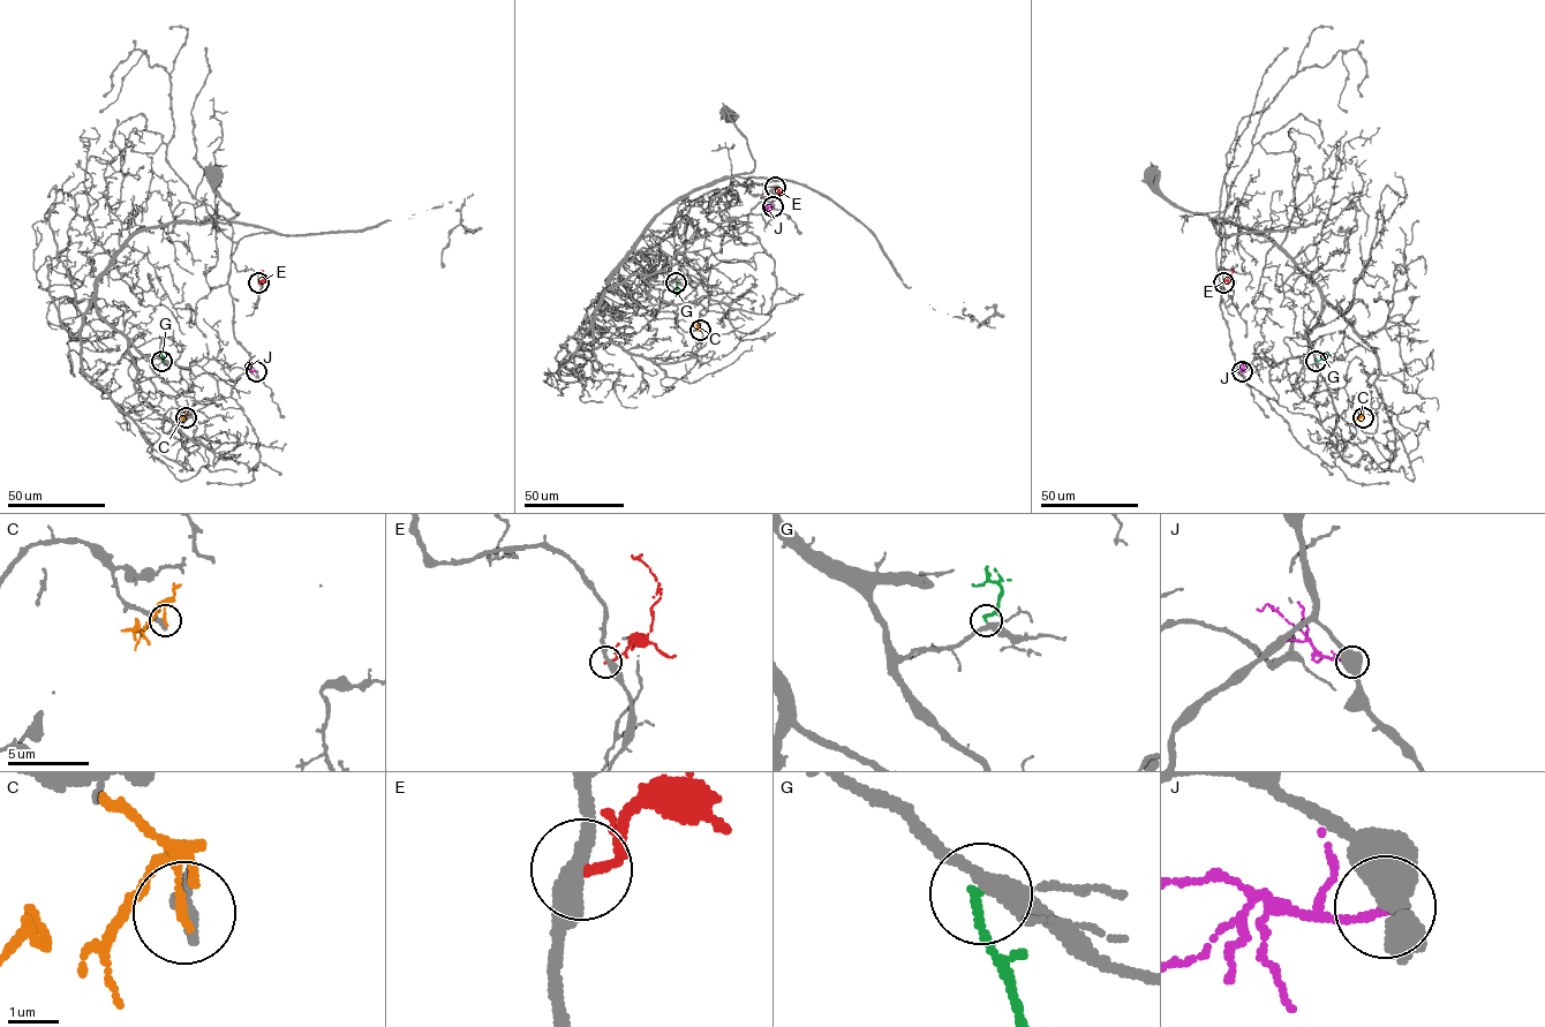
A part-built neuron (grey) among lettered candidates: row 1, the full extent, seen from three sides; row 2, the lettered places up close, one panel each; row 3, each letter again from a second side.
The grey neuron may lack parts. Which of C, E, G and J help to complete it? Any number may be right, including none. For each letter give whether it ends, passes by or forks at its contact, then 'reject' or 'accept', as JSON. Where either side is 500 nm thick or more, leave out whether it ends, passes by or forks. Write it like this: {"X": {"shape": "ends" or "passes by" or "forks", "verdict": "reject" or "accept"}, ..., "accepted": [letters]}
{"C": {"shape": "ends", "verdict": "reject"}, "E": {"shape": "ends", "verdict": "reject"}, "G": {"shape": "ends", "verdict": "accept"}, "J": {"verdict": "reject"}, "accepted": ["G"]}

